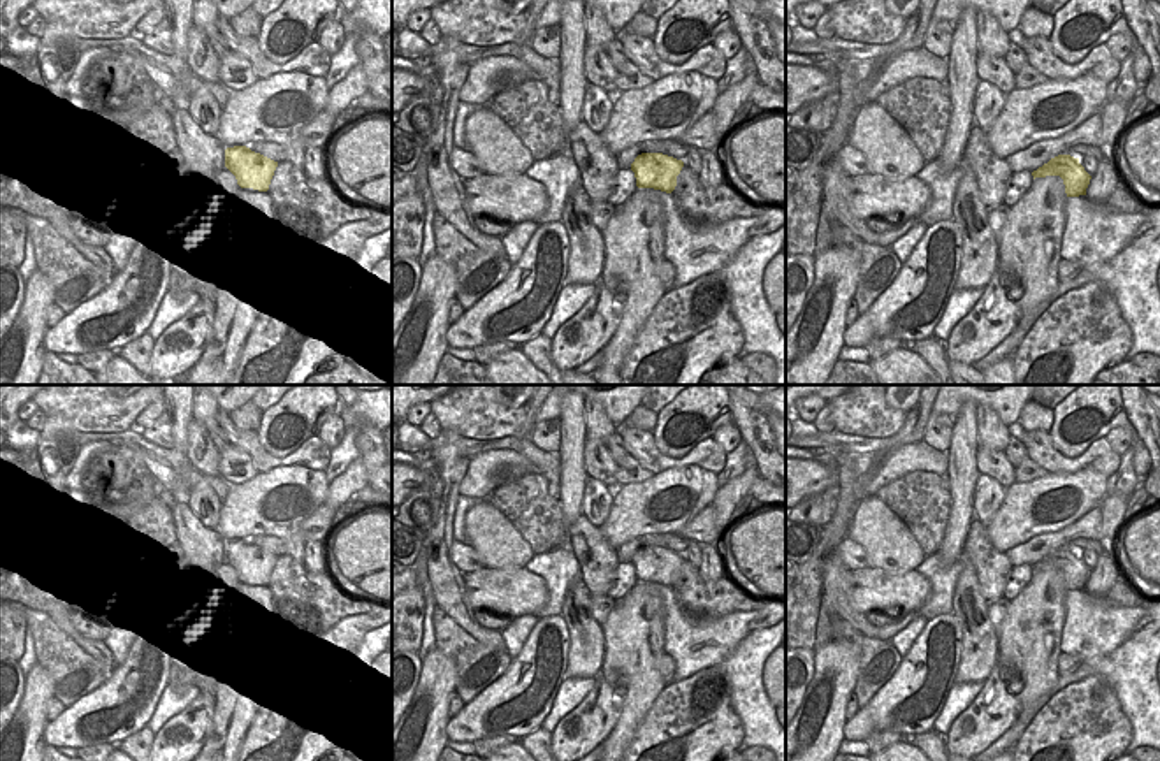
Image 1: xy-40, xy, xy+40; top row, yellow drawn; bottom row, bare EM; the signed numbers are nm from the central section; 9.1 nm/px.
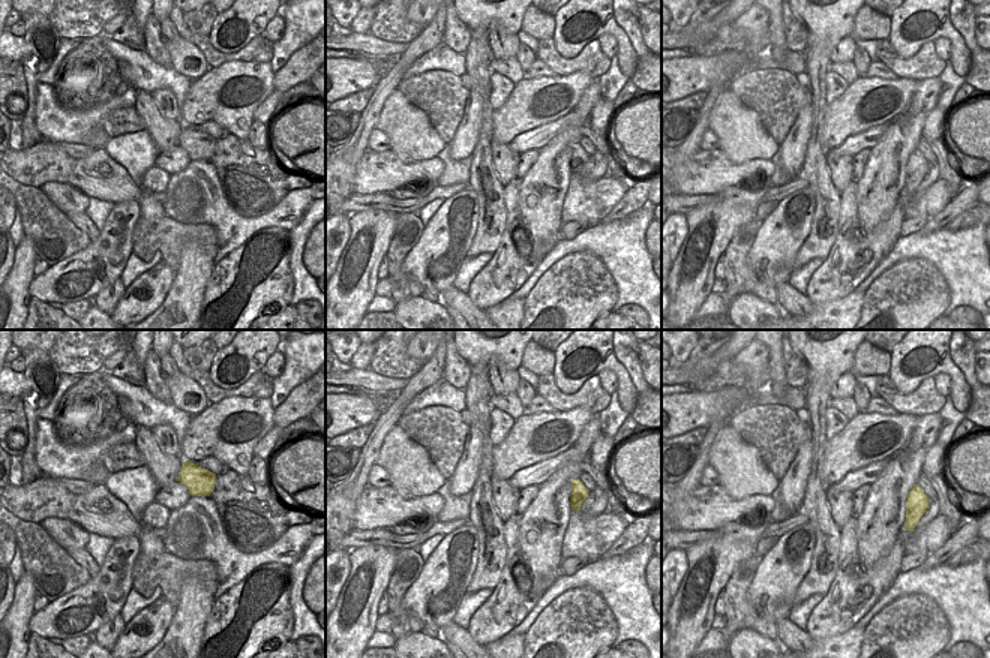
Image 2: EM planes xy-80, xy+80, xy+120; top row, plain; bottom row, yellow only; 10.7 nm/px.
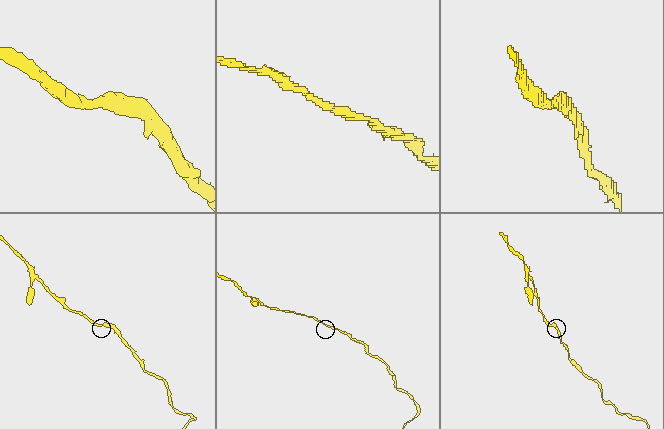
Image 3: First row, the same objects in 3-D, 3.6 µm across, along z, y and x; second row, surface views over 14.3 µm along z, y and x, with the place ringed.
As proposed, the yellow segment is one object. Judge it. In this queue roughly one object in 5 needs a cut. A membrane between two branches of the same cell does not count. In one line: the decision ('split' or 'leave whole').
leave whole

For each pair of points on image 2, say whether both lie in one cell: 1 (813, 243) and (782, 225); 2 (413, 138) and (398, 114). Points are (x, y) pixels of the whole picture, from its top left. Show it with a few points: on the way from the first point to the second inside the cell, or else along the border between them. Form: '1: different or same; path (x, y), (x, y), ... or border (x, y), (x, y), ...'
1: different; border (816, 204), (810, 234), (797, 254), (792, 269)
2: same; path (410, 132), (401, 120)

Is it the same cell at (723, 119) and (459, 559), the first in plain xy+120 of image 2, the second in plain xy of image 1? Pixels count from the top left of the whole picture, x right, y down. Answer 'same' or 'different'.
different

